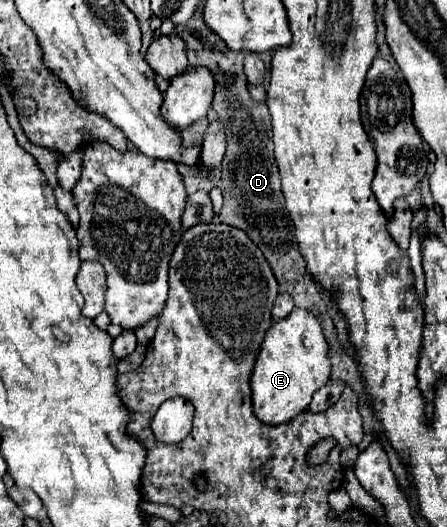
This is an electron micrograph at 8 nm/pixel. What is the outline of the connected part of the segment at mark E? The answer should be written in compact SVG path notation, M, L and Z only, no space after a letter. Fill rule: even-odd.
M295 308L289 318L275 322L273 328L269 328L265 334L251 376L255 416L265 424L279 426L293 420L301 410L305 412L313 392L329 380L331 360L327 352L329 348L321 324L311 312Z

